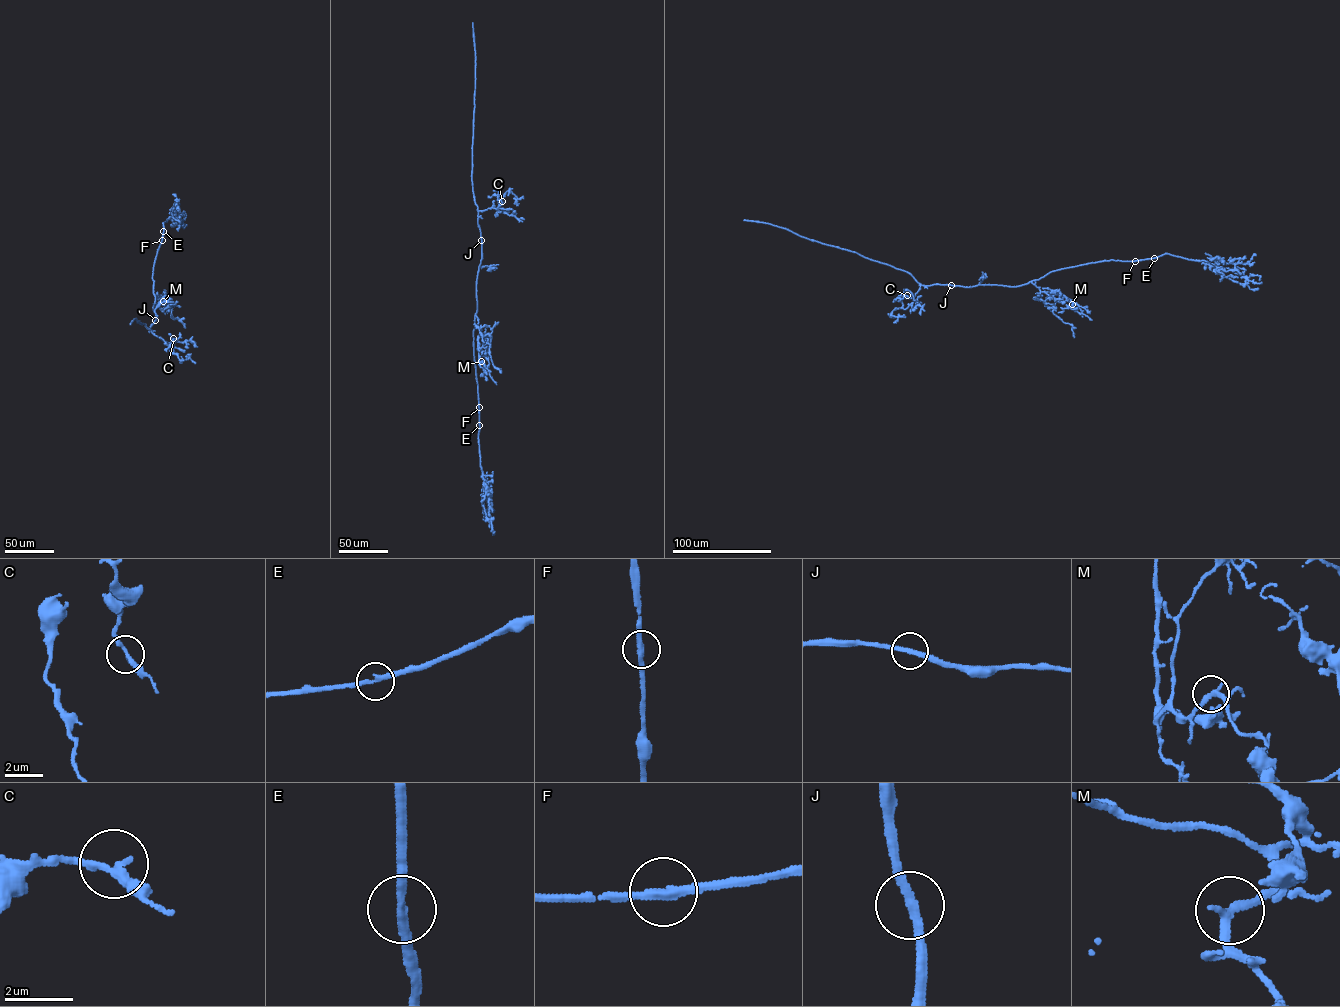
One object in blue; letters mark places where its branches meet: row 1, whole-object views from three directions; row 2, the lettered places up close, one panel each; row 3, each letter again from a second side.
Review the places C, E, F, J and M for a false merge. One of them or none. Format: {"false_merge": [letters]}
{"false_merge": []}

